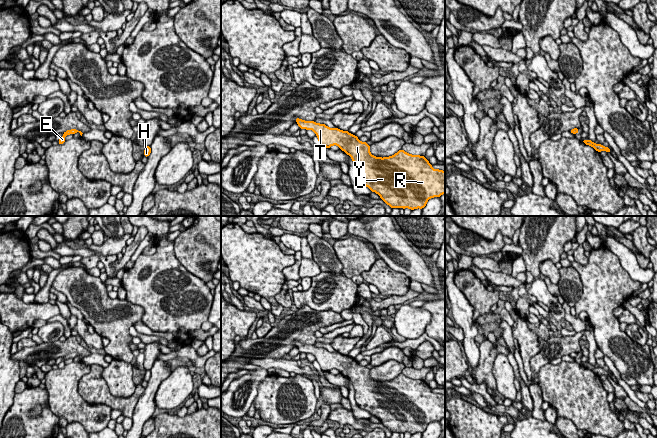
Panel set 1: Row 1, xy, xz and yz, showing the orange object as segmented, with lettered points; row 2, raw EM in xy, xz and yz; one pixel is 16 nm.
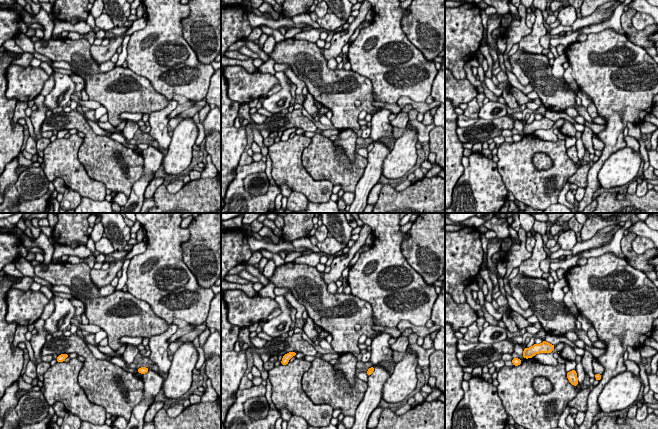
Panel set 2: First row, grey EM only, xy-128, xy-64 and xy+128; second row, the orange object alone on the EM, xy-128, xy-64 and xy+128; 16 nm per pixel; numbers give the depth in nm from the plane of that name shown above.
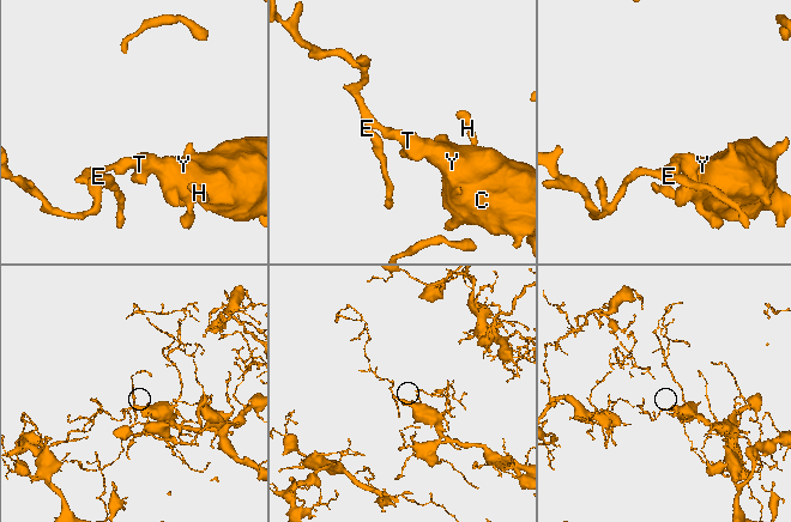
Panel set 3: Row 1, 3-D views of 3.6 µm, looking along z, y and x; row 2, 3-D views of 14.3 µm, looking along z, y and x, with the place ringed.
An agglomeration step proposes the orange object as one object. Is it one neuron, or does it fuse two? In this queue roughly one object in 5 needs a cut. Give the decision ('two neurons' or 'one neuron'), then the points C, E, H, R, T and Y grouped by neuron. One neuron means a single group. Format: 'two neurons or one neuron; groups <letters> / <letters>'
one neuron; groups C E H R T Y

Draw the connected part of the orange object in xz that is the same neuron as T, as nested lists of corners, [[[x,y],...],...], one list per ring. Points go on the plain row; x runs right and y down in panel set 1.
[[[295,342],[295,345],[300,353],[314,355],[320,370],[330,372],[333,369],[337,369],[340,374],[349,379],[355,390],[357,406],[377,417],[391,432],[423,433],[430,422],[440,421],[445,417],[445,396],[433,393],[424,380],[412,379],[401,373],[390,381],[376,381],[370,377],[370,369],[360,365],[357,360],[348,355],[329,352],[325,348],[305,345],[299,342]]]

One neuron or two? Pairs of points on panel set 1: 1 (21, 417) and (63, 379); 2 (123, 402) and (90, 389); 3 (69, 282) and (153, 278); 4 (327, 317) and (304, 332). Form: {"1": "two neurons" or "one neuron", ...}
{"1": "two neurons", "2": "one neuron", "3": "two neurons", "4": "one neuron"}

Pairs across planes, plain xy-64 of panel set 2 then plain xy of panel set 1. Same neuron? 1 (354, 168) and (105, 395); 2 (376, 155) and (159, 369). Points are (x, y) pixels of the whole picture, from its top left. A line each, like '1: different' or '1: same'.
1: same
2: same

